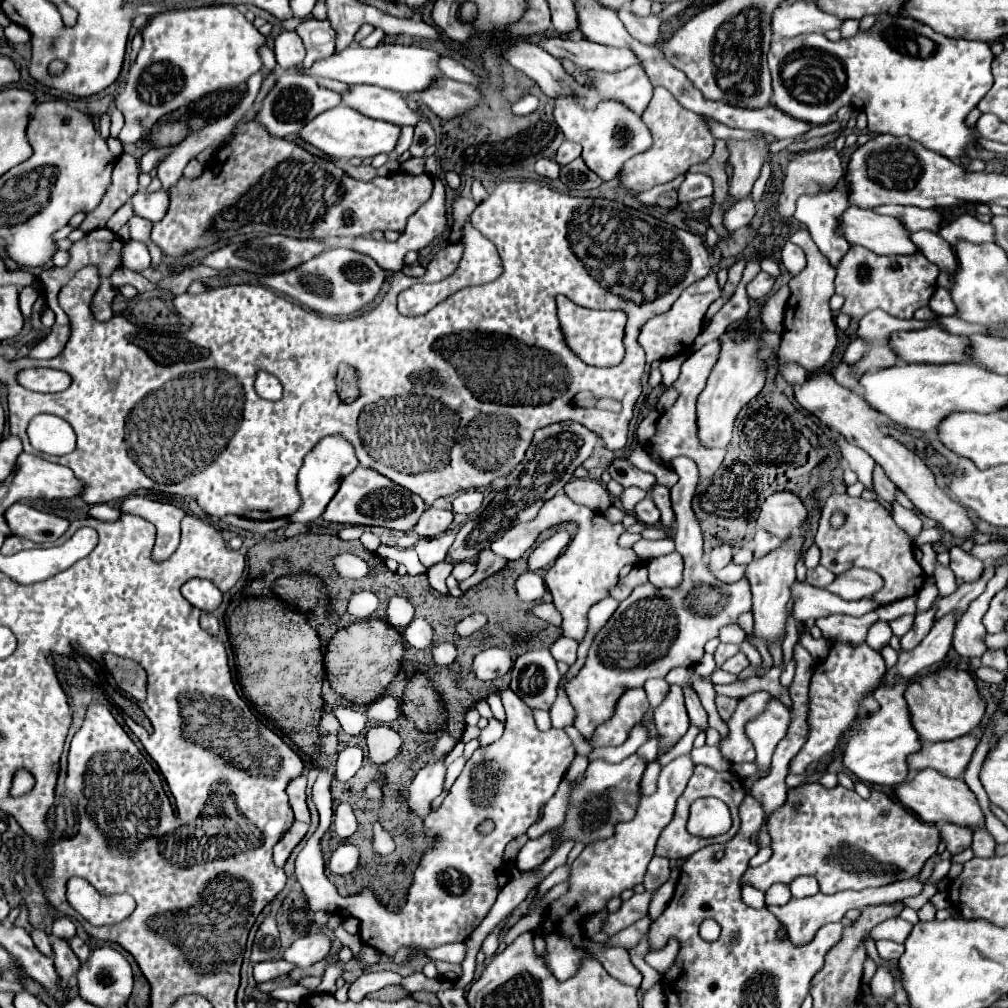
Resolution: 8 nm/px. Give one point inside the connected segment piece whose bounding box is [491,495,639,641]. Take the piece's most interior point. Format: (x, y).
(591, 563)

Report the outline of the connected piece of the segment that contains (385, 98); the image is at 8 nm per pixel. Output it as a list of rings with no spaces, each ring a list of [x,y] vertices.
[[[351,85],[345,93],[341,93],[341,103],[359,111],[365,117],[381,119],[393,125],[417,125],[423,115],[415,113],[407,107],[405,99],[389,89],[381,89],[375,85]]]

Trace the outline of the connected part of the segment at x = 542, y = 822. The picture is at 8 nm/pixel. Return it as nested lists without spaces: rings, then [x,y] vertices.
[[[561,781],[559,791],[557,791],[557,793],[551,797],[551,801],[543,807],[543,817],[529,827],[529,831],[527,831],[527,837],[529,837],[529,839],[541,837],[545,831],[557,829],[557,827],[563,823],[565,809],[567,809],[567,801],[569,801],[569,793],[571,793],[571,783]]]

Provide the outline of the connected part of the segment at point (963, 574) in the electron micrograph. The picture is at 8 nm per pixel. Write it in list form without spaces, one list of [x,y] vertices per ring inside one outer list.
[[[951,547],[949,551],[949,567],[951,571],[955,573],[957,579],[963,579],[963,581],[977,581],[983,573],[983,561],[975,559],[971,553],[963,551],[961,547]]]

